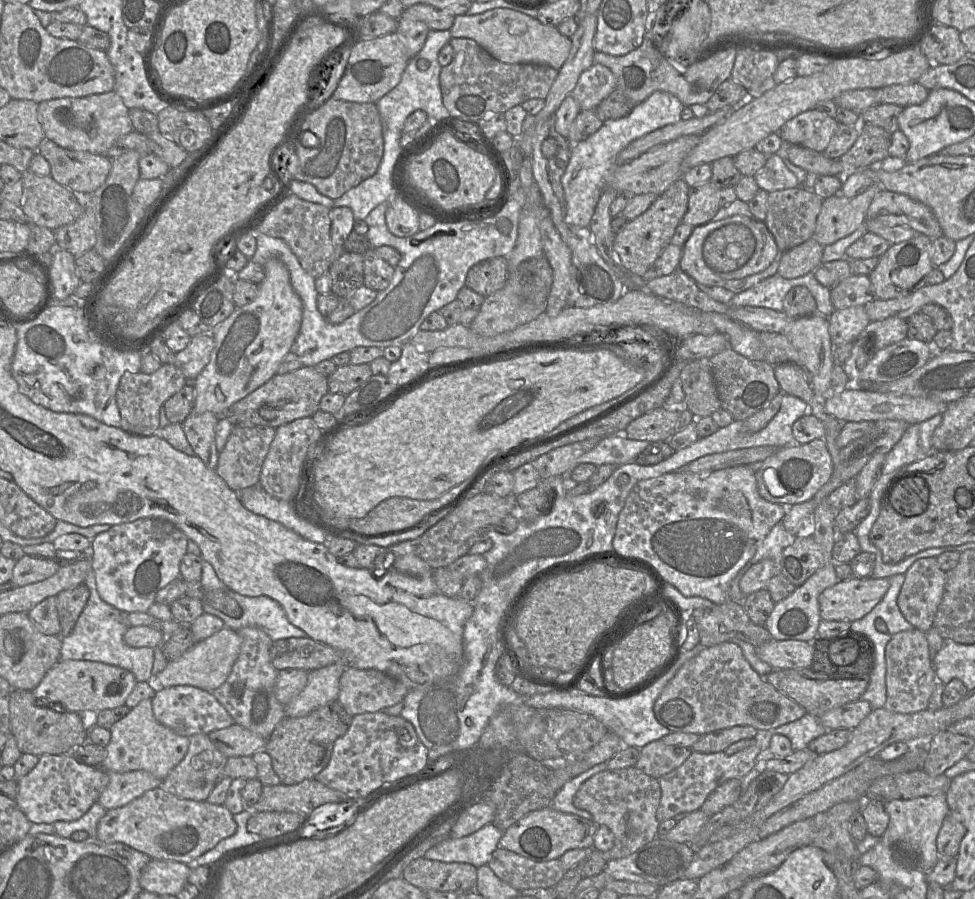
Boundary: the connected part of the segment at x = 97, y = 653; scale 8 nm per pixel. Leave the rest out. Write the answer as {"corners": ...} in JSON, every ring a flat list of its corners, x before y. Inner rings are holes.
{"corners":[[93,570,88,572,84,584,89,588,90,596,72,632,68,636,61,638,61,660,102,662,130,671,134,674,137,682,153,682,154,649,150,647,134,648,125,643,124,634,130,627,128,623,126,624,127,613,102,600,97,589]]}

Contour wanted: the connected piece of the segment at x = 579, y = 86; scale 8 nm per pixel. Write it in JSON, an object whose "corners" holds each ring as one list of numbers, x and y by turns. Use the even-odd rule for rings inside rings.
{"corners":[[593,64,583,71,570,95,578,102,581,110,595,110,601,101,616,88,616,78,612,71,601,65]]}

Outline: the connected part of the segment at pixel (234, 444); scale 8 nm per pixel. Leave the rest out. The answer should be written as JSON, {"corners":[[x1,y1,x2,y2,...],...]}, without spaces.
{"corners":[[237,423,233,428,224,449,218,455,217,474,234,491,259,484,260,473,276,428,259,426,253,423]]}

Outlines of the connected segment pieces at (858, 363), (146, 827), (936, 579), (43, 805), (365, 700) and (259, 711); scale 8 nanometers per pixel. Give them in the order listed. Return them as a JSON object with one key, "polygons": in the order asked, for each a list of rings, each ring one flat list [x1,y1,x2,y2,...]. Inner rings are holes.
{"polygons":[[[889,317,884,320,870,322,853,342,849,358,844,362,843,369,848,377,854,380,854,385,861,384,859,373,873,356,881,349,907,338,907,320,898,317]],[[156,787,124,806,107,810,98,823,97,838,104,843,127,844,151,859,193,865,197,857,235,834,236,830,233,814,224,804,182,799]],[[937,557,915,561,904,573,897,605,914,628,926,633,942,600,947,575,939,567]],[[72,753,39,756,37,765,17,780,15,802,32,823,53,824,56,821,75,821,98,801,109,783,108,772,101,767,79,763]],[[346,667,337,700,350,715,356,716,403,702,408,691,401,681,381,671]],[[244,627,237,633,241,637,239,656,226,681,212,691,212,694,236,724,268,739,286,716,284,705,275,695,278,670,273,666,270,658,273,641,263,630,256,627]]]}

